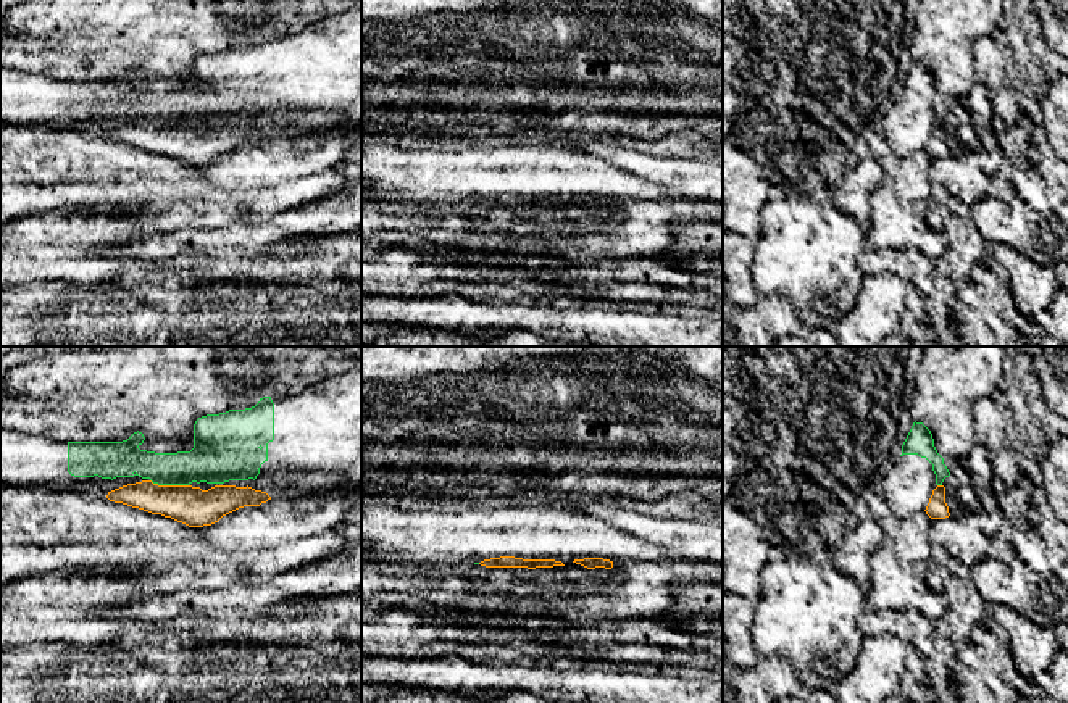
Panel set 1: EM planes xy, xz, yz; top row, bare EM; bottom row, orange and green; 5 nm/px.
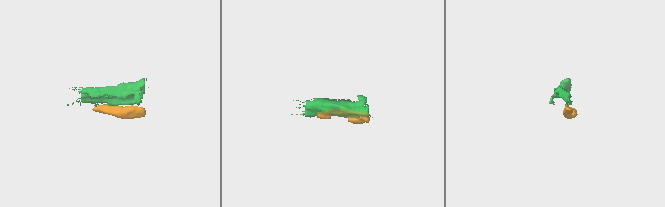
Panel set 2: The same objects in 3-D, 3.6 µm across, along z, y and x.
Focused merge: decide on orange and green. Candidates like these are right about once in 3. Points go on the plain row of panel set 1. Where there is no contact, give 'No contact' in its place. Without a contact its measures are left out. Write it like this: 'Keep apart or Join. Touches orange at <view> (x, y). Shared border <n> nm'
Keep apart. Touches orange at xy (170, 124). Shared border 190 nm

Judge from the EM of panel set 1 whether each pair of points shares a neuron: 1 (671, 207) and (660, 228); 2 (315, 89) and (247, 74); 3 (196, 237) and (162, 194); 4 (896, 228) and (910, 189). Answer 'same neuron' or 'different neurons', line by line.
1: same neuron
2: same neuron
3: different neurons
4: different neurons

